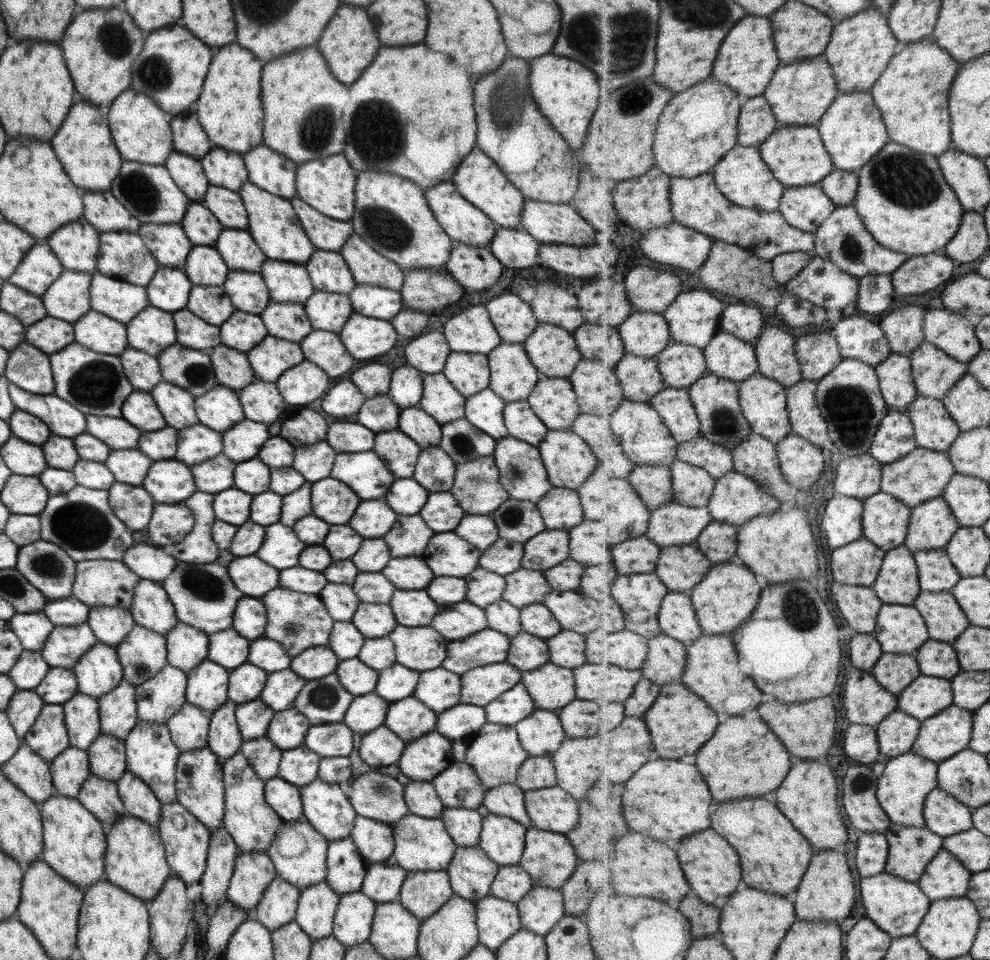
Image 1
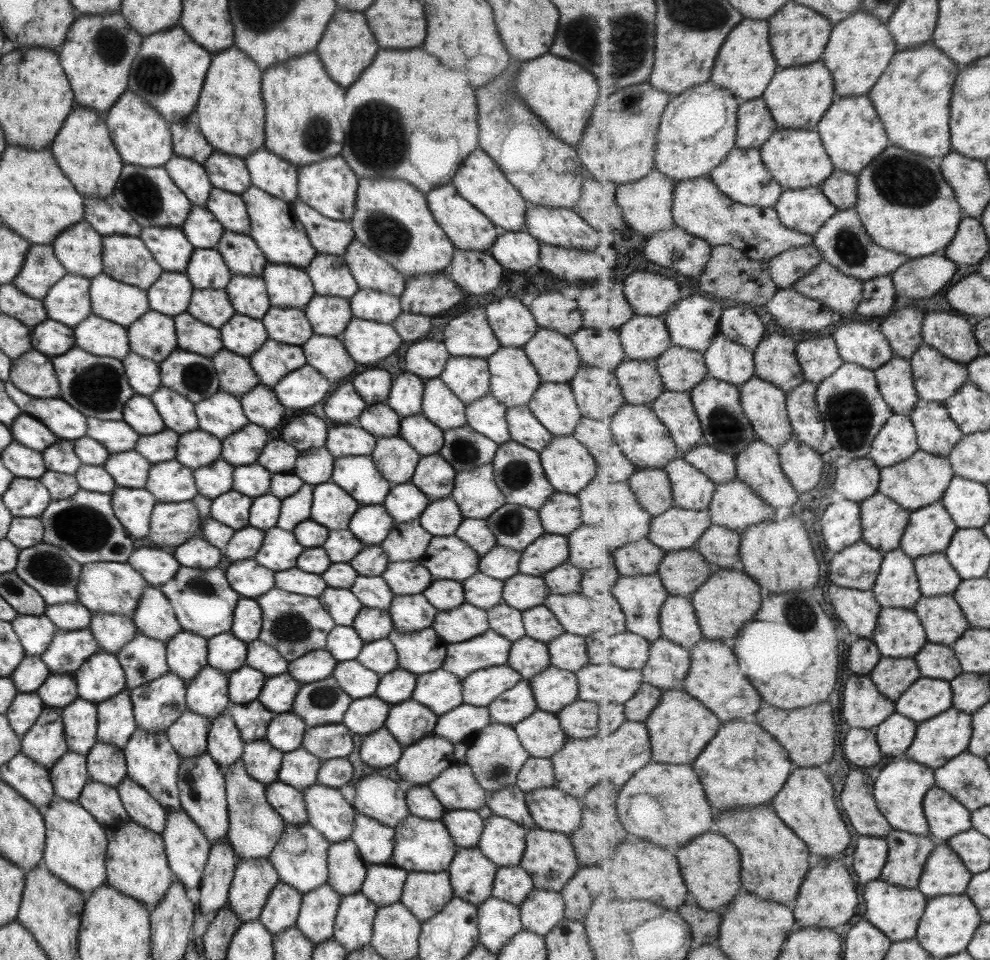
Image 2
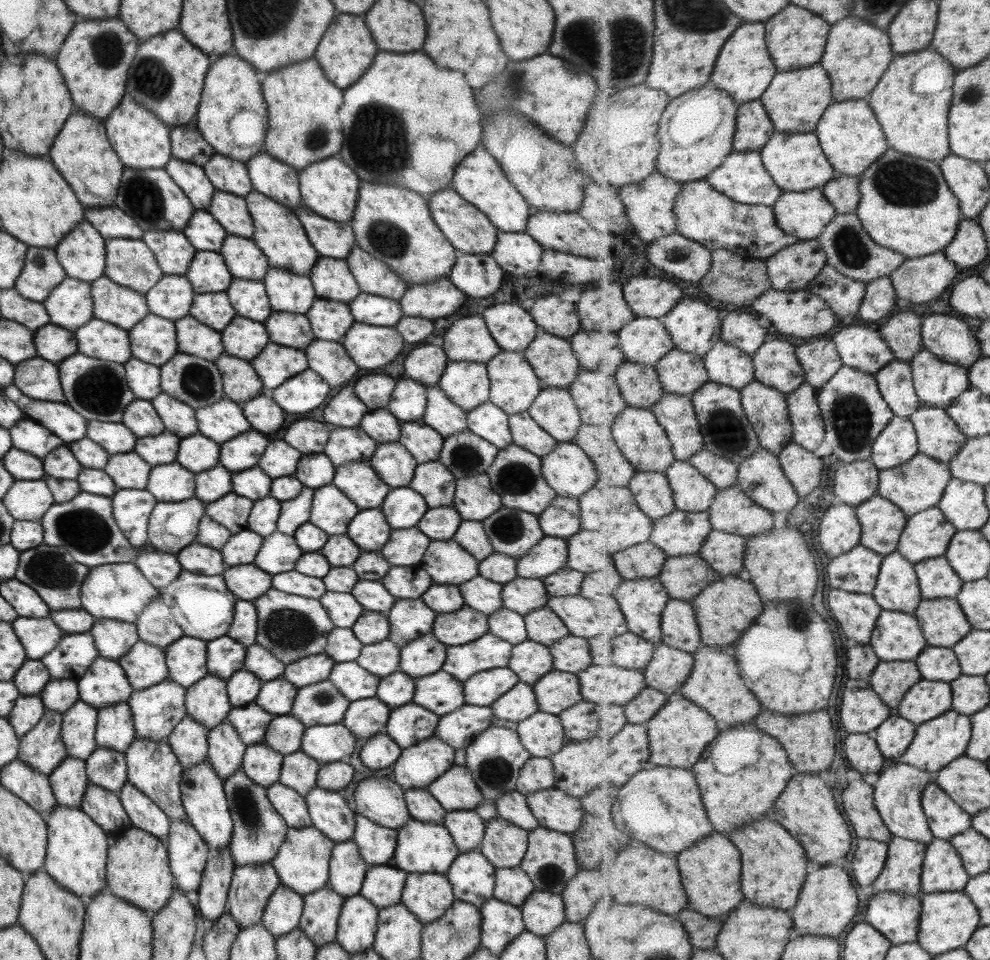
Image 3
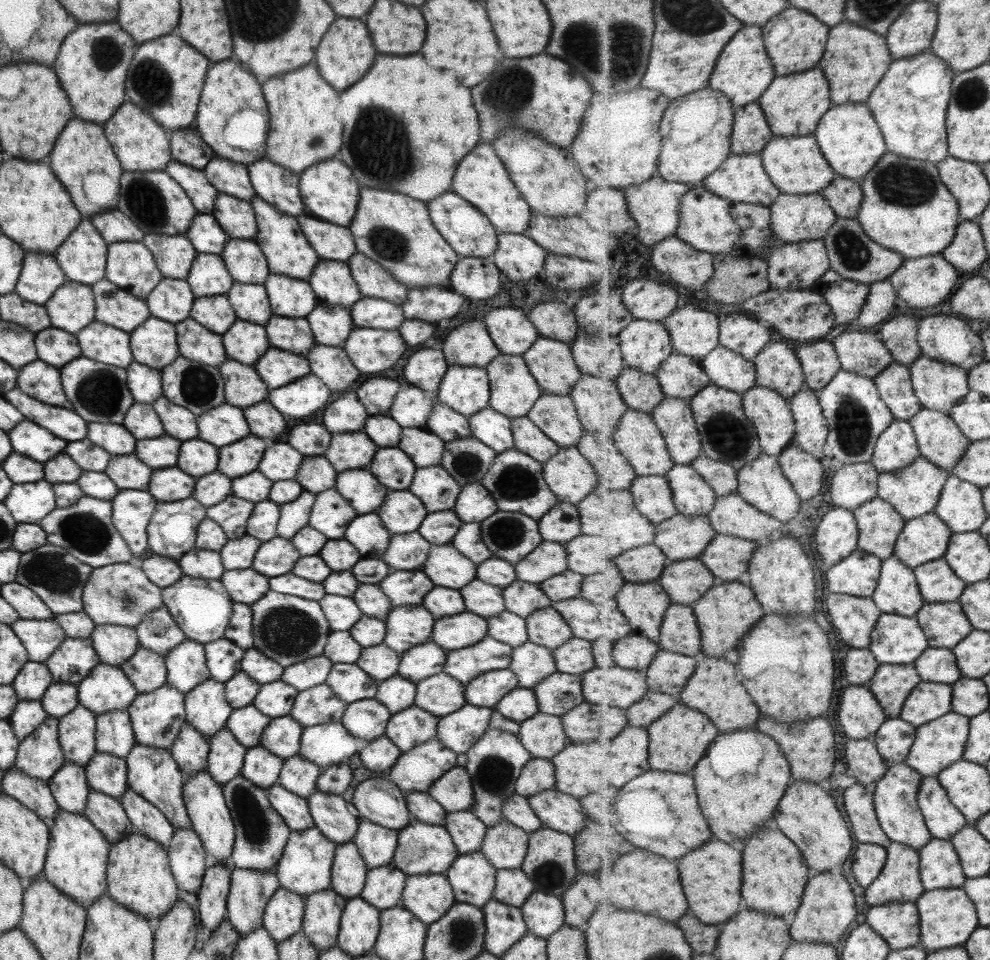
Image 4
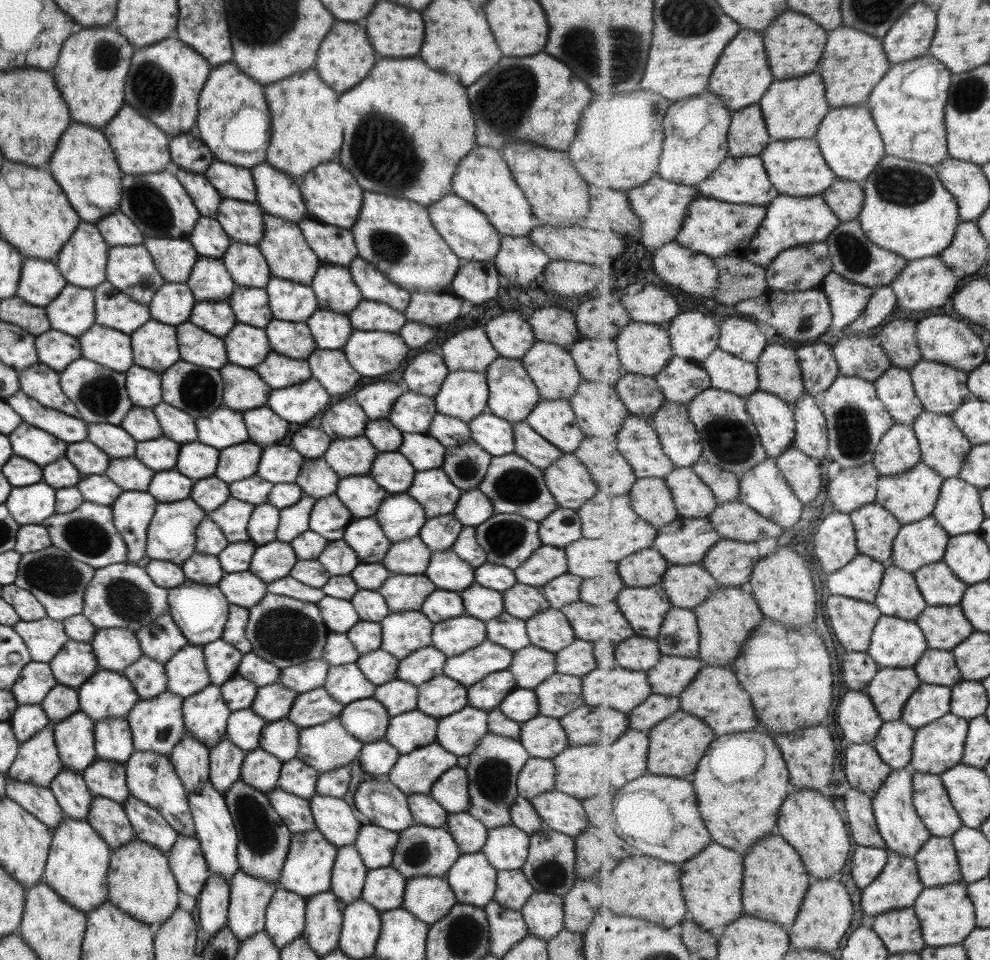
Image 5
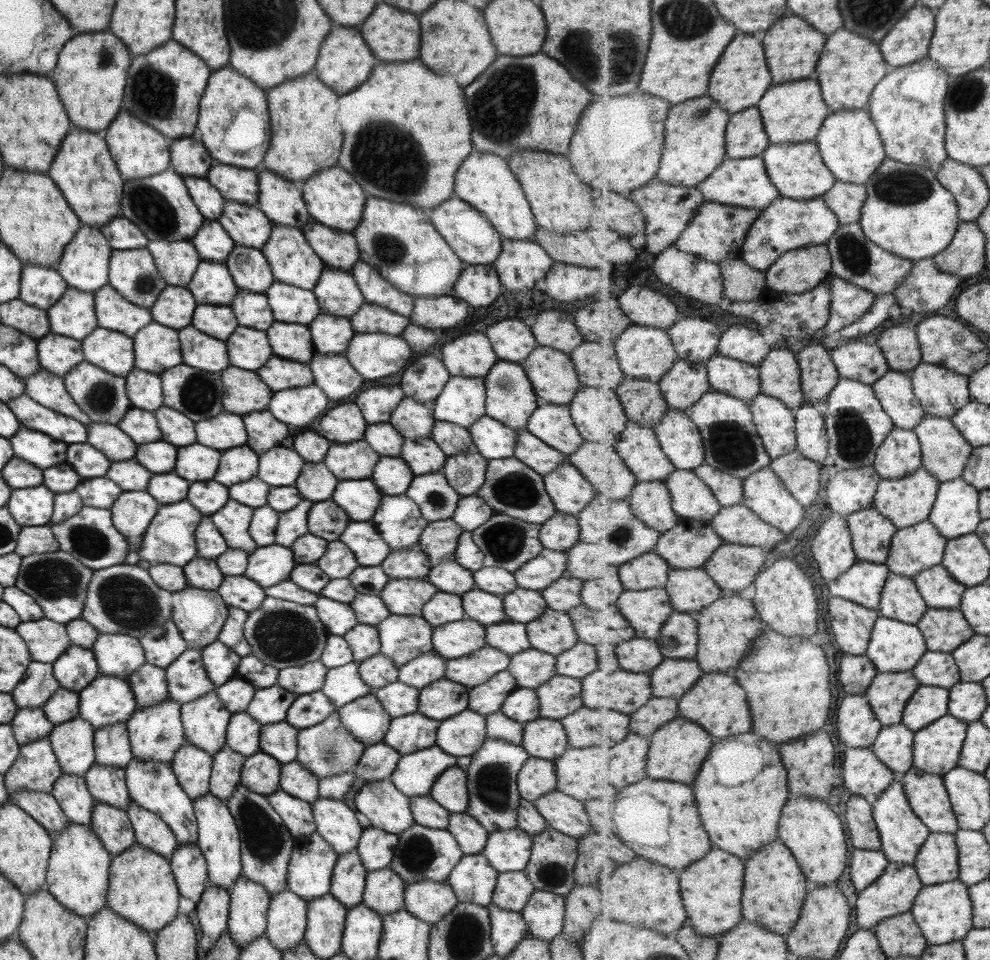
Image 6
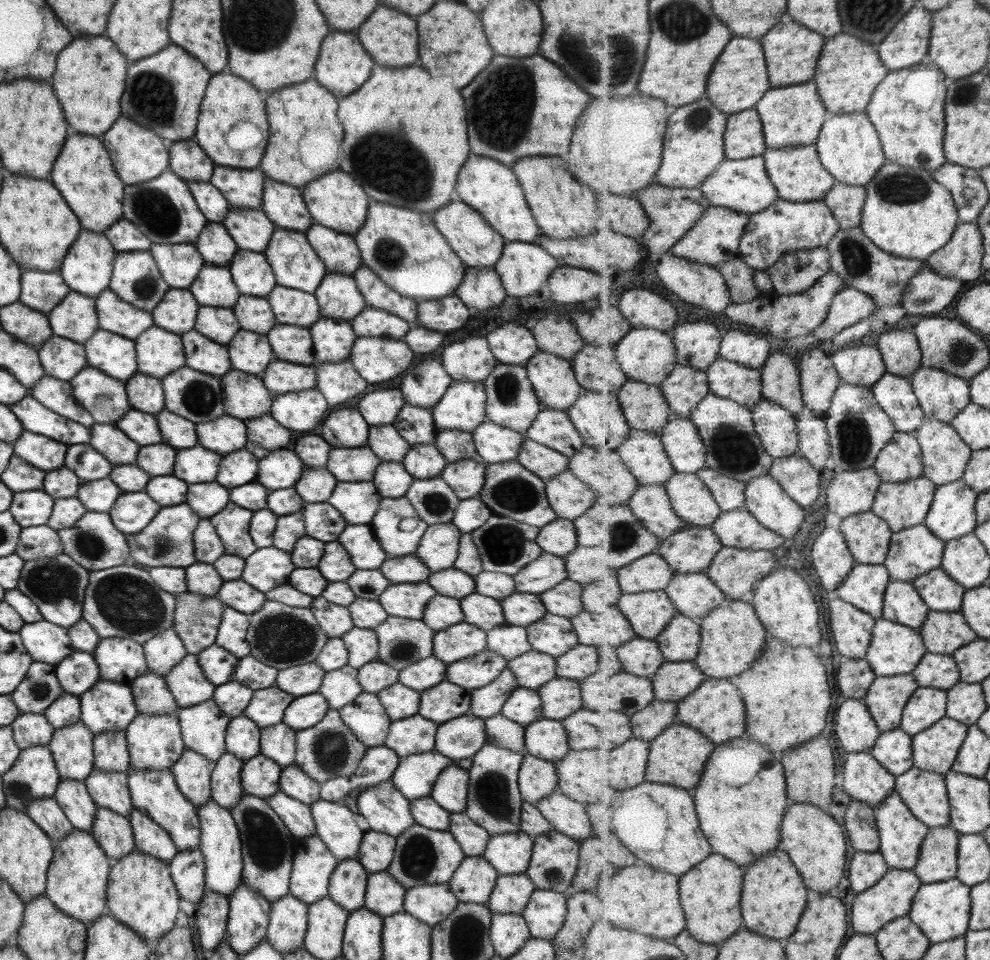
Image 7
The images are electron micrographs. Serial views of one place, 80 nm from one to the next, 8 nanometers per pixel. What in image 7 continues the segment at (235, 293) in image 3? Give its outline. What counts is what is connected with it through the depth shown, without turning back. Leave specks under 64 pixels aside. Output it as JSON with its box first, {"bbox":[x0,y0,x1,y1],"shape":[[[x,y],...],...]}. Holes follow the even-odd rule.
{"bbox":[231,294,276,336],"shape":[[[241,294],[231,309],[239,328],[255,335],[266,336],[276,323],[266,298]]]}

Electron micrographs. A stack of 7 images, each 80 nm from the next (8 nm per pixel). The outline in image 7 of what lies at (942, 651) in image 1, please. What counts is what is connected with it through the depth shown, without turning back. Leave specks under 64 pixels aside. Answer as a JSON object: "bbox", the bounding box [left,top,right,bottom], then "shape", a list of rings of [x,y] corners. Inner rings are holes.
{"bbox":[912,652,961,692],"shape":[[[928,652],[912,673],[920,687],[939,688],[949,692],[961,681],[957,661],[952,655]]]}

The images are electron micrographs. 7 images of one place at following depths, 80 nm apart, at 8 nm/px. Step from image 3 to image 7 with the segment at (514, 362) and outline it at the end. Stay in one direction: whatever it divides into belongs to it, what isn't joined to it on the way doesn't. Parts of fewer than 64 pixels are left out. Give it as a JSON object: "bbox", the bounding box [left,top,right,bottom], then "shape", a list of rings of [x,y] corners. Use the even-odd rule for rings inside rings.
{"bbox":[482,363,541,435],"shape":[[[497,363],[482,383],[486,394],[484,404],[485,420],[524,435],[541,409],[538,398],[528,381],[525,367]]]}

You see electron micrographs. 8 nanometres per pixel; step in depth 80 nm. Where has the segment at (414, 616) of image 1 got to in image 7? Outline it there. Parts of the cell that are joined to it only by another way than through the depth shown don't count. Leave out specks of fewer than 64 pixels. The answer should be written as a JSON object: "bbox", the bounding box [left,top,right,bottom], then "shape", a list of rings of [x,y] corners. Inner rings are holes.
{"bbox":[372,616,434,671],"shape":[[[387,616],[372,631],[378,642],[376,660],[397,671],[432,655],[434,632],[421,620]]]}

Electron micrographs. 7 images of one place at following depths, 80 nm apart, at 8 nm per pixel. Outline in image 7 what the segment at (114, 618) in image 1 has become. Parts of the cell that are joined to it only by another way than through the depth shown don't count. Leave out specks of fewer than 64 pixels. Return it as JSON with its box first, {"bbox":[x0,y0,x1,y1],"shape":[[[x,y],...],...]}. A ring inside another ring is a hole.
{"bbox":[92,638,147,686],"shape":[[[127,638],[100,639],[92,655],[103,681],[128,686],[147,669],[141,644]]]}

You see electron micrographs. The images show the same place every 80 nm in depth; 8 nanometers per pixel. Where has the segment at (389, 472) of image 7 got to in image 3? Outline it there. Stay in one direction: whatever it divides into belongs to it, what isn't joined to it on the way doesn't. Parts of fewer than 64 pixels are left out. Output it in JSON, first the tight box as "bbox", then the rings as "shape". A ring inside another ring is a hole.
{"bbox":[368,442,418,489],"shape":[[[379,442],[368,465],[392,489],[408,486],[418,464],[398,442]]]}

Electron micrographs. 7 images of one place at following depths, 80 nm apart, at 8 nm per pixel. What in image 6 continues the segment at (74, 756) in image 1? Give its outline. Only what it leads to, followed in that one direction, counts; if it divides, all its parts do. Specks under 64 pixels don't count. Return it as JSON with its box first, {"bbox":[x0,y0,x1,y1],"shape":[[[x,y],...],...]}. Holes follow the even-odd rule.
{"bbox":[50,775,95,826],"shape":[[[59,775],[53,783],[50,795],[56,800],[70,824],[89,826],[95,801],[81,776]]]}

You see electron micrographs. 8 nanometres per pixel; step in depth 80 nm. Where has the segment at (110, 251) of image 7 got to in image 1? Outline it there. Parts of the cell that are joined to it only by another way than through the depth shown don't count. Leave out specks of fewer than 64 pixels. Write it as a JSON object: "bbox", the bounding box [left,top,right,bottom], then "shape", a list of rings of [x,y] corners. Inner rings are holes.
{"bbox":[45,216,98,275],"shape":[[[83,216],[55,229],[45,243],[65,270],[91,275],[97,272],[98,232]]]}

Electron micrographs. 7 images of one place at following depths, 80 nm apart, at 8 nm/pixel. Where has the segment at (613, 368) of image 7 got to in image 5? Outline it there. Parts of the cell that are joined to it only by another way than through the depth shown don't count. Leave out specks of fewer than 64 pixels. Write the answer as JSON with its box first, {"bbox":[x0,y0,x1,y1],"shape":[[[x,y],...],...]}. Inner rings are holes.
{"bbox":[569,338,624,385],"shape":[[[580,338],[569,348],[570,357],[574,360],[577,372],[582,381],[596,382],[597,384],[616,385],[624,373],[622,361],[620,360],[618,345],[615,340],[609,339],[609,342],[603,340],[594,340],[589,338]]]}

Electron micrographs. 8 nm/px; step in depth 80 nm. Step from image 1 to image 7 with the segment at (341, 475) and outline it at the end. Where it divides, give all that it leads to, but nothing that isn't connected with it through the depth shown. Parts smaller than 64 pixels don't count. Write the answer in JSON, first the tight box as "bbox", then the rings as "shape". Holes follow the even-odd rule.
{"bbox":[326,482,382,525],"shape":[[[337,482],[326,500],[343,517],[346,524],[369,525],[382,499],[369,482]]]}

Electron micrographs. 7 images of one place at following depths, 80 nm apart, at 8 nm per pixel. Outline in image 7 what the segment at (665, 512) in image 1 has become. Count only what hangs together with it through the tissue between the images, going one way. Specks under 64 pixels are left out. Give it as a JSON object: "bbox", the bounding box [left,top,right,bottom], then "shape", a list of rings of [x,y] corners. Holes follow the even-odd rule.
{"bbox":[657,525,724,573],"shape":[[[686,525],[659,546],[657,553],[663,556],[677,573],[706,572],[724,548],[712,527]]]}

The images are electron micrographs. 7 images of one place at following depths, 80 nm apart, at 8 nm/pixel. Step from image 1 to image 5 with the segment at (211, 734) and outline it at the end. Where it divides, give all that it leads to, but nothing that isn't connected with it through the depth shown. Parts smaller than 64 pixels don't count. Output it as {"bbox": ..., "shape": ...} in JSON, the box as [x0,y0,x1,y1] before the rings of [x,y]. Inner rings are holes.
{"bbox":[208,737,245,795],"shape":[[[226,737],[208,751],[208,782],[223,795],[234,782],[240,780],[241,763],[245,753],[231,744]]]}

